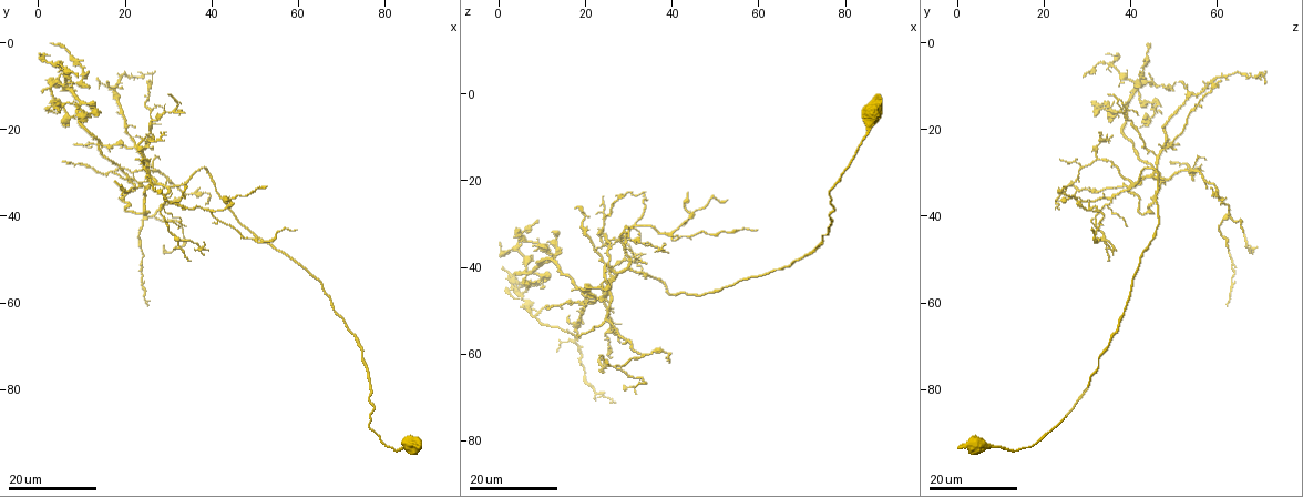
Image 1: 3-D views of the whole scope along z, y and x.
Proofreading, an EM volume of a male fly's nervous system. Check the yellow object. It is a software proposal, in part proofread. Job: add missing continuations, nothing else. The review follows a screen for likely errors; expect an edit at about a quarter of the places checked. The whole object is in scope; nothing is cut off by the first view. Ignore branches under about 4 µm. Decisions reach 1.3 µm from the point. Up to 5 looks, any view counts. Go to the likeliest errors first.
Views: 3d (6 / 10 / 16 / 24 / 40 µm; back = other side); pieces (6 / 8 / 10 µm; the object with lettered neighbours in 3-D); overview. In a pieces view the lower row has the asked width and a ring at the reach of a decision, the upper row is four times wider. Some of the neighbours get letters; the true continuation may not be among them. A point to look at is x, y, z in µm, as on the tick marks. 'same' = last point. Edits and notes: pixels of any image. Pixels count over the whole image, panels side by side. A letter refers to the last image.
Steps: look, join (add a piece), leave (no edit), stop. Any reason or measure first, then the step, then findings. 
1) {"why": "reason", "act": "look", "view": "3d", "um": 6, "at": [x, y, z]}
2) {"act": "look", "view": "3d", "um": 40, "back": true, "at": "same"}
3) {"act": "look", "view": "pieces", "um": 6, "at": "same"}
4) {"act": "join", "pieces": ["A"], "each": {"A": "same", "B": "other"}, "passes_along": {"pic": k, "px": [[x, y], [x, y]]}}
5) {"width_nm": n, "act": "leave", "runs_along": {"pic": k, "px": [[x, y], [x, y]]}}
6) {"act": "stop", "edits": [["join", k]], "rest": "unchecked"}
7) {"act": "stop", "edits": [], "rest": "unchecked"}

{"why": "long arm stops here", "act": "look", "view": "3d", "um": 16, "at": [17.5, 32.5, 26.0]}

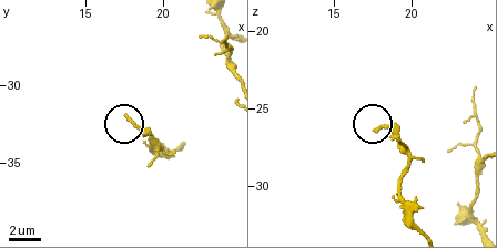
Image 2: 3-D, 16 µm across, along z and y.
{"act": "look", "view": "pieces", "um": 10, "at": [17.6, 32.0, 26.4]}

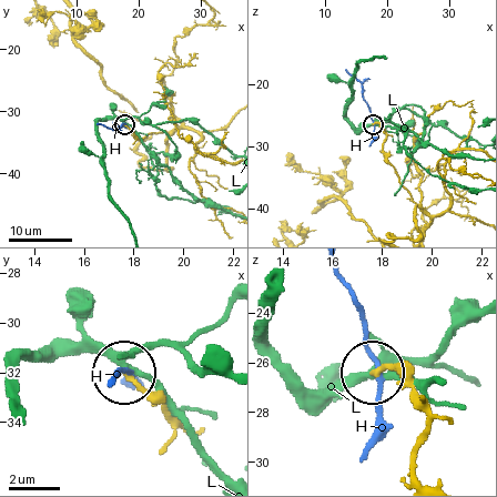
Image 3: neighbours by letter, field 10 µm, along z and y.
{"act": "leave", "each": {"H": "other", "L": "other"}, "runs_along": {"pic": 3, "px": [[417, 476], [426, 406], [389, 371], [373, 373]]}, "found": "no lettered piece goes on from it"}

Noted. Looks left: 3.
{"why": "branch stops here", "act": "look", "view": "3d", "um": 16, "at": [1.0, 11.5, 40.0]}

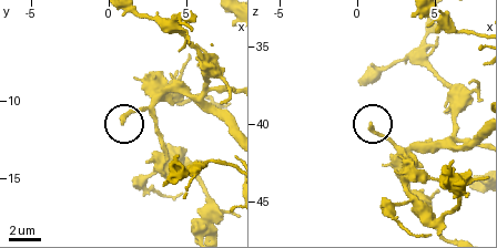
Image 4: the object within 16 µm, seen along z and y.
{"act": "look", "view": "pieces", "um": 8, "at": [1.0, 11.4, 40.2]}

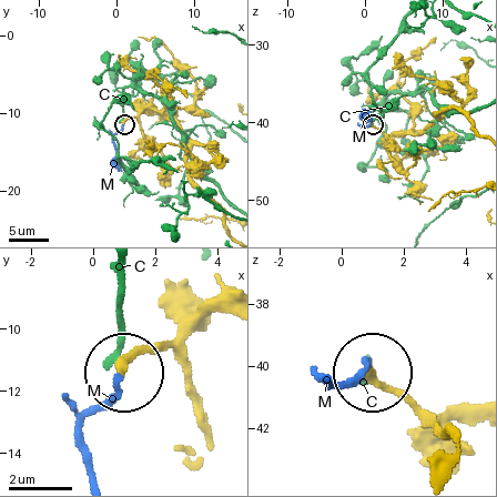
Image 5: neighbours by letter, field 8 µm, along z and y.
{"act": "join", "pieces": ["M"], "each": {"C": "other", "M": "same"}, "passes_along": {"pic": 5, "px": [[440, 413], [401, 399], [369, 361], [330, 384]]}, "found": "it goes on there"}

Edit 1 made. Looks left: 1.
{"act": "stop", "edits": [["join", 5]], "rest": "unchecked"}

